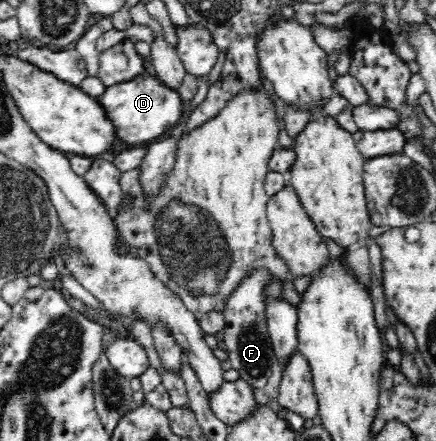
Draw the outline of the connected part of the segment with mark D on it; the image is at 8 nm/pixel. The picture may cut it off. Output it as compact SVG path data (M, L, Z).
M147 72L106 87L106 93L98 99L106 108L110 120L114 122L118 139L128 144L152 143L159 140L164 133L170 132L174 125L178 125L186 117L188 103L182 99L178 88L168 86L158 76L149 75Z

